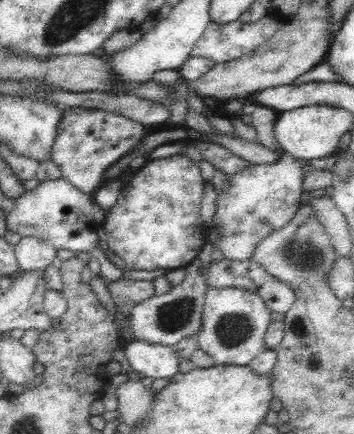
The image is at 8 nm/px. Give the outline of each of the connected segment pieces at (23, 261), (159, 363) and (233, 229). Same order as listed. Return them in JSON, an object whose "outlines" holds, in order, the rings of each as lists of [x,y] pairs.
{"outlines":[[[[32,236],[23,237],[14,249],[20,271],[43,269],[57,256],[52,246]]],[[[143,340],[125,341],[122,349],[129,365],[139,376],[172,378],[178,373],[178,356],[173,346],[150,344]]],[[[283,152],[274,162],[254,166],[252,171],[241,172],[230,179],[231,188],[218,193],[218,213],[213,226],[222,231],[222,238],[216,246],[222,250],[224,257],[248,259],[262,238],[280,230],[284,223],[292,220],[300,206],[301,185],[307,176],[307,165],[308,161]]]]}

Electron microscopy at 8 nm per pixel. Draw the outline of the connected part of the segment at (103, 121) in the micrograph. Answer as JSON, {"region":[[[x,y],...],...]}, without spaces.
{"region":[[[66,107],[56,123],[49,159],[58,167],[59,177],[68,180],[81,192],[92,195],[105,184],[104,171],[135,149],[146,134],[146,126],[126,116],[107,110]]]}

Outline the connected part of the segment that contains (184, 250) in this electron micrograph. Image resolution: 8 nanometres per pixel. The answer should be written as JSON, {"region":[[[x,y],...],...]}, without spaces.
{"region":[[[182,154],[147,160],[134,171],[132,180],[124,183],[117,204],[107,210],[101,227],[108,236],[110,251],[124,262],[125,269],[171,270],[198,259],[211,229],[205,228],[201,218],[207,182],[199,165]]]}

